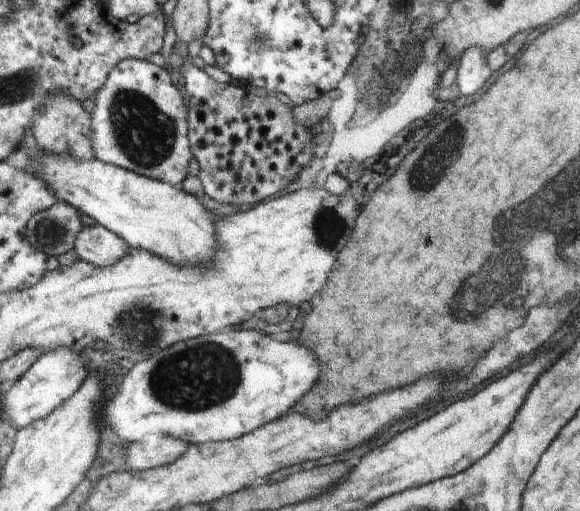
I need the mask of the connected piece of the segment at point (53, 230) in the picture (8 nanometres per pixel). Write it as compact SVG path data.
M60 201L50 210L35 214L28 227L30 242L55 257L72 250L78 233L84 228L80 213L71 204Z

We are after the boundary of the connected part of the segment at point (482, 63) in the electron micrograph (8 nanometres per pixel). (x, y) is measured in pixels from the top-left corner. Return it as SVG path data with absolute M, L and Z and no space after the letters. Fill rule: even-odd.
M478 47L470 48L460 58L457 82L461 96L476 94L492 74L487 63L487 52Z

